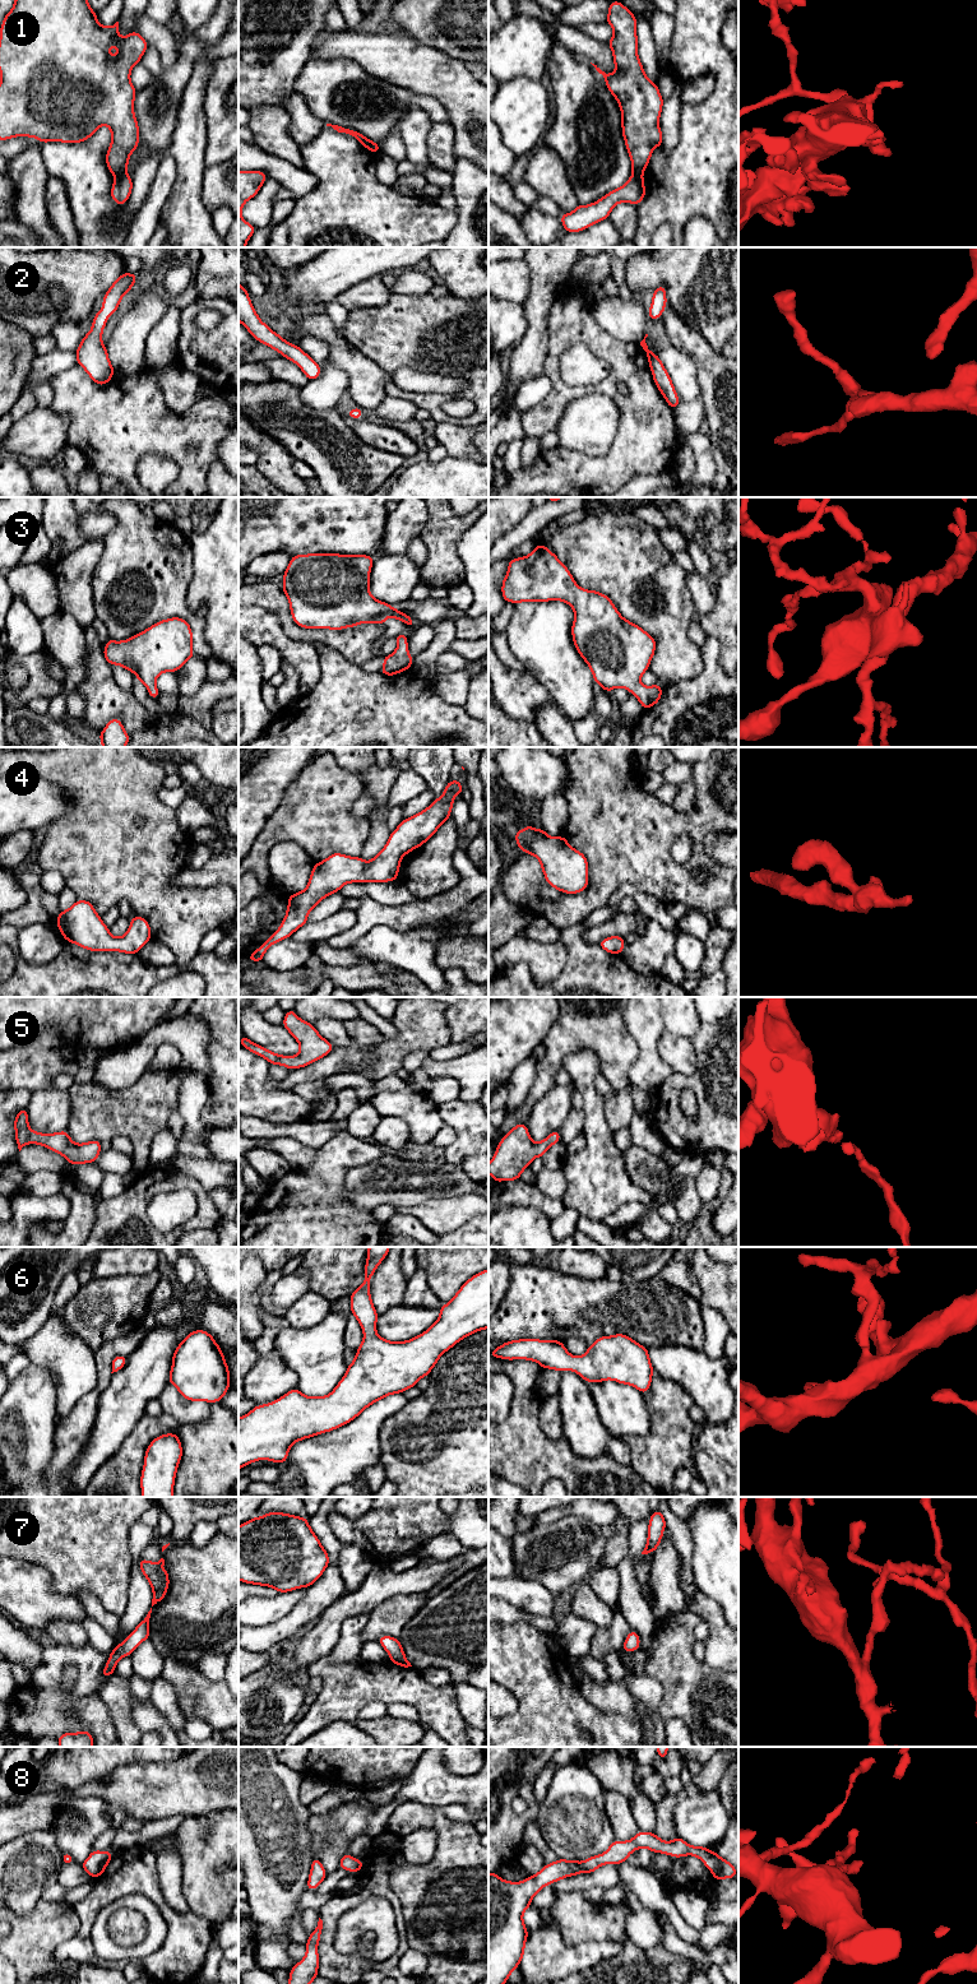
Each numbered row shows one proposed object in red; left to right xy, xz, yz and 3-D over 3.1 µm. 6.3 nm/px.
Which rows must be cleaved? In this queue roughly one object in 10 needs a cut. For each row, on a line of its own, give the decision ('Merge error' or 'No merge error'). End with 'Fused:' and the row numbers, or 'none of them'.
1: Merge error
2: No merge error
3: No merge error
4: No merge error
5: No merge error
6: No merge error
7: No merge error
8: No merge error
Fused: 1

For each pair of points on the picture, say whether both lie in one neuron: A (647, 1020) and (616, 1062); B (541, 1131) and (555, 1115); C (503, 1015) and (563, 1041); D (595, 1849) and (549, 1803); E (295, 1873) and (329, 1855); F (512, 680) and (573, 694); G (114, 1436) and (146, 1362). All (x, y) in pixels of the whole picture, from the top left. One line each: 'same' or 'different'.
A: different
B: same
C: different
D: same
E: different
F: different
G: same

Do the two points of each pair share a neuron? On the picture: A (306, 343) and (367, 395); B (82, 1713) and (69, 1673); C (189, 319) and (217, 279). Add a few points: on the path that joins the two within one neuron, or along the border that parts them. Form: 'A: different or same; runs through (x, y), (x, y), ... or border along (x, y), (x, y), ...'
A: different; border along (304, 338), (320, 338), (327, 344), (329, 356)
B: same; runs through (72, 1702), (68, 1699), (68, 1683)
C: different; border along (198, 297), (222, 297), (225, 300)

